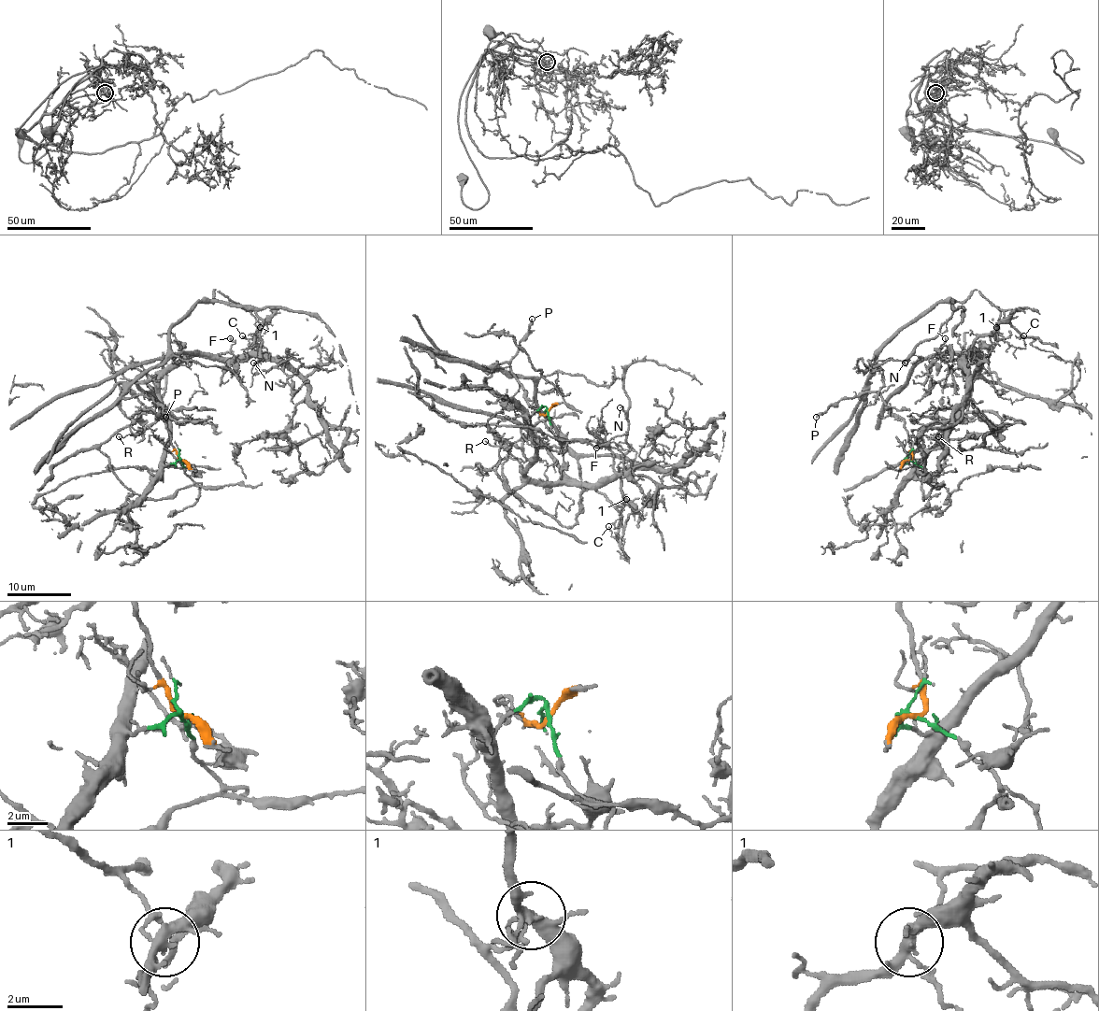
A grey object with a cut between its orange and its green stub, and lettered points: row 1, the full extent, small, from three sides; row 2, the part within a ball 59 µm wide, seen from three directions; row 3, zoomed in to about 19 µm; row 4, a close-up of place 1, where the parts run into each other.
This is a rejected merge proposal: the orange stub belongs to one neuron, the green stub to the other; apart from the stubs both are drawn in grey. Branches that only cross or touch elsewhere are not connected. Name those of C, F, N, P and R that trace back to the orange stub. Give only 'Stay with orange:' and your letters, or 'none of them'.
Stay with orange: N, P

